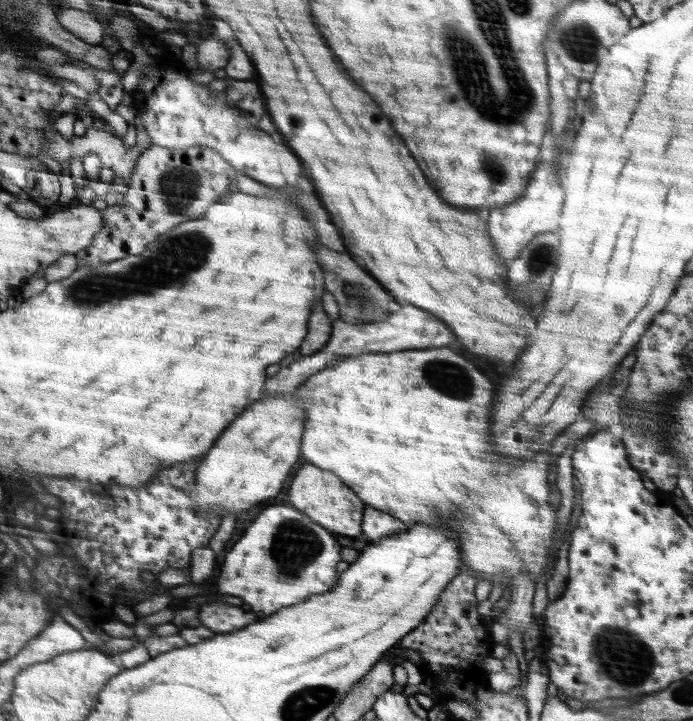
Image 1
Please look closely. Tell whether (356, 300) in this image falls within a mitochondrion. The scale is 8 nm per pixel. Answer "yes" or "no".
yes

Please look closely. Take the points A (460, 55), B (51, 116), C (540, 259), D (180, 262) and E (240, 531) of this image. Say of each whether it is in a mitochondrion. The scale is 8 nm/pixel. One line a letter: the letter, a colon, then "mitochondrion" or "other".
A: mitochondrion
B: other
C: mitochondrion
D: mitochondrion
E: other

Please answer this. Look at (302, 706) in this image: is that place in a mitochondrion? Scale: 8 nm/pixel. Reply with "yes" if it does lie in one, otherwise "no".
yes

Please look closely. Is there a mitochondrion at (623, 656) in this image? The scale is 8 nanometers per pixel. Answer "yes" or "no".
yes

